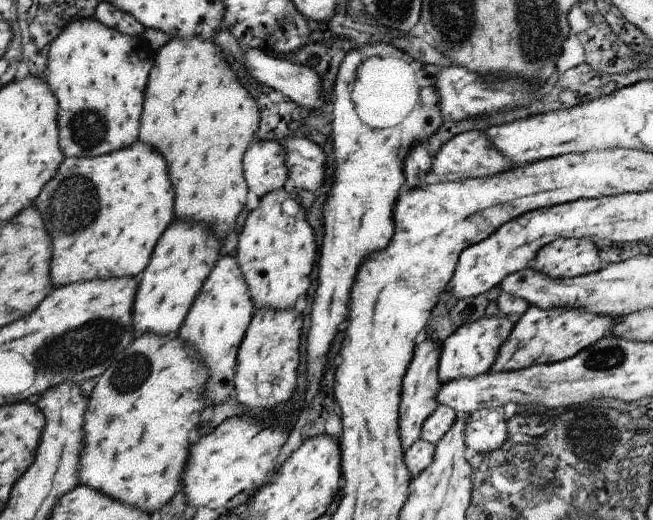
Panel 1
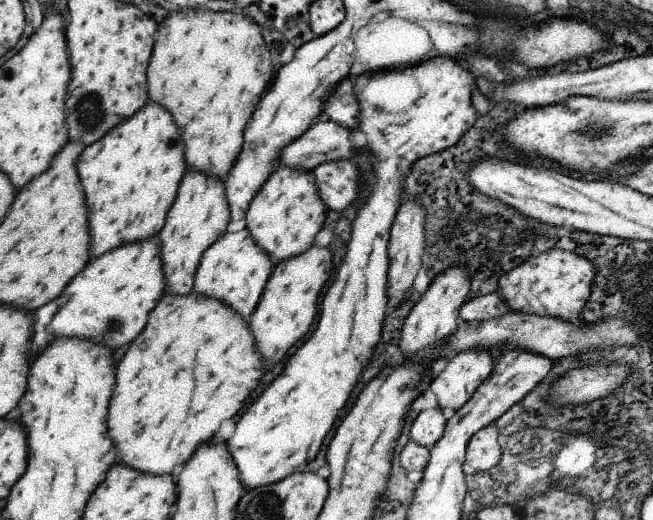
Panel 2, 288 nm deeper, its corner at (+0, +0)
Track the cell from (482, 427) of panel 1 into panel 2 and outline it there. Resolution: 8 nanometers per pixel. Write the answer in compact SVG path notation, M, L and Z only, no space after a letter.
M491 424L491 426L479 430L471 438L471 444L469 444L469 450L467 450L467 456L465 456L465 464L467 464L469 470L485 472L499 462L501 448L497 444L497 436L499 436L497 428Z

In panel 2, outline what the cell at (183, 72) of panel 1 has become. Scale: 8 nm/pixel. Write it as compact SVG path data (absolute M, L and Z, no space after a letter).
M173 12L157 26L151 62L149 98L173 112L185 144L187 170L197 168L225 182L241 152L243 124L255 112L273 74L259 26L241 12Z

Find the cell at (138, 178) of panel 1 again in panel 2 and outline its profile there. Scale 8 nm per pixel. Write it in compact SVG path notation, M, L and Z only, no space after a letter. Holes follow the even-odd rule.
M145 104L141 112L117 124L83 150L81 184L89 192L93 208L93 256L117 250L123 244L135 244L157 236L163 228L165 214L175 202L177 184L187 170L183 162L183 140L173 124L171 114L159 104ZM171 138L171 146L169 146Z

